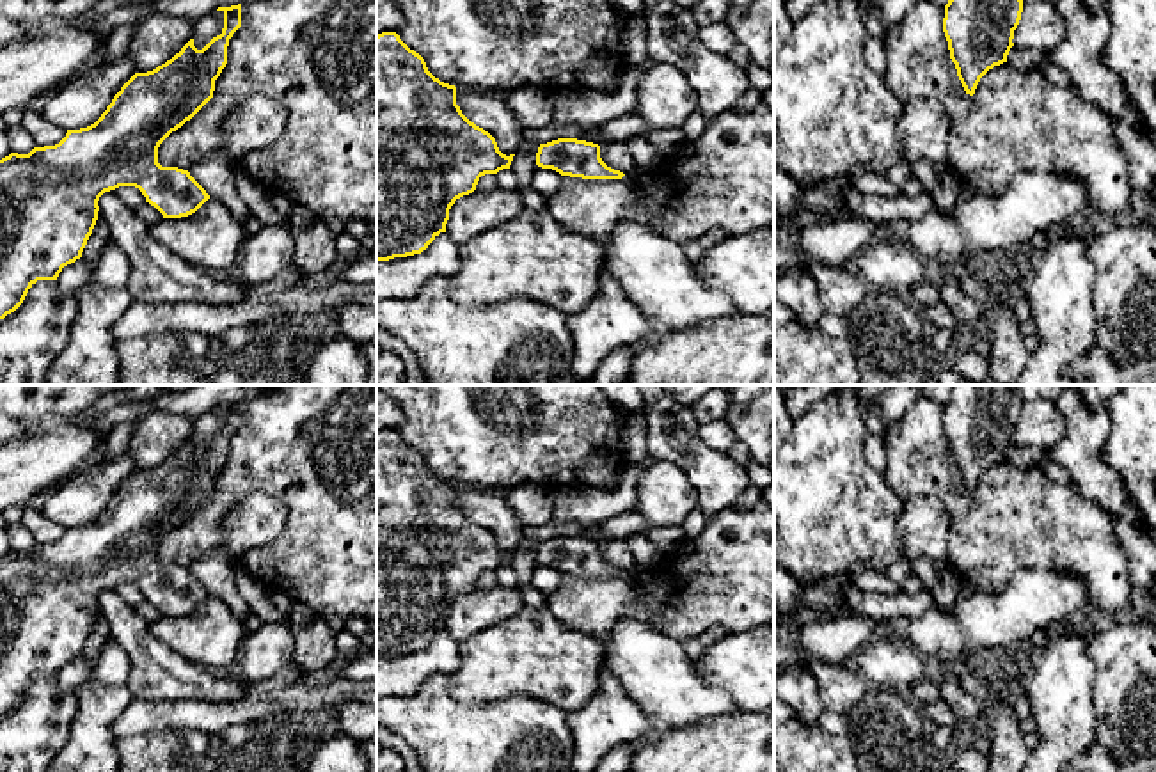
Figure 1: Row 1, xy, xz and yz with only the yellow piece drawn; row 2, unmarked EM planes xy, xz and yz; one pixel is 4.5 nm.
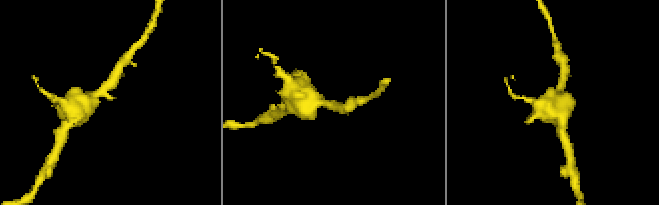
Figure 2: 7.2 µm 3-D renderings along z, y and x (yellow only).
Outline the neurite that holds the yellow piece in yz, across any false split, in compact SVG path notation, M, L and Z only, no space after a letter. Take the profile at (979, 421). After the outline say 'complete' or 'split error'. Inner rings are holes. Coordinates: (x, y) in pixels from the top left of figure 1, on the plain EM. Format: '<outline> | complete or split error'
M952 385L943 429L966 492L973 493L980 476L1007 460L1021 410L1019 385Z | complete

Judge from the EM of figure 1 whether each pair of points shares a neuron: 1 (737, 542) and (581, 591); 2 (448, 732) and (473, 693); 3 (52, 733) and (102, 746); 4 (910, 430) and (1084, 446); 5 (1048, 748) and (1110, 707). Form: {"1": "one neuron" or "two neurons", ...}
{"1": "one neuron", "2": "two neurons", "3": "two neurons", "4": "two neurons", "5": "two neurons"}

